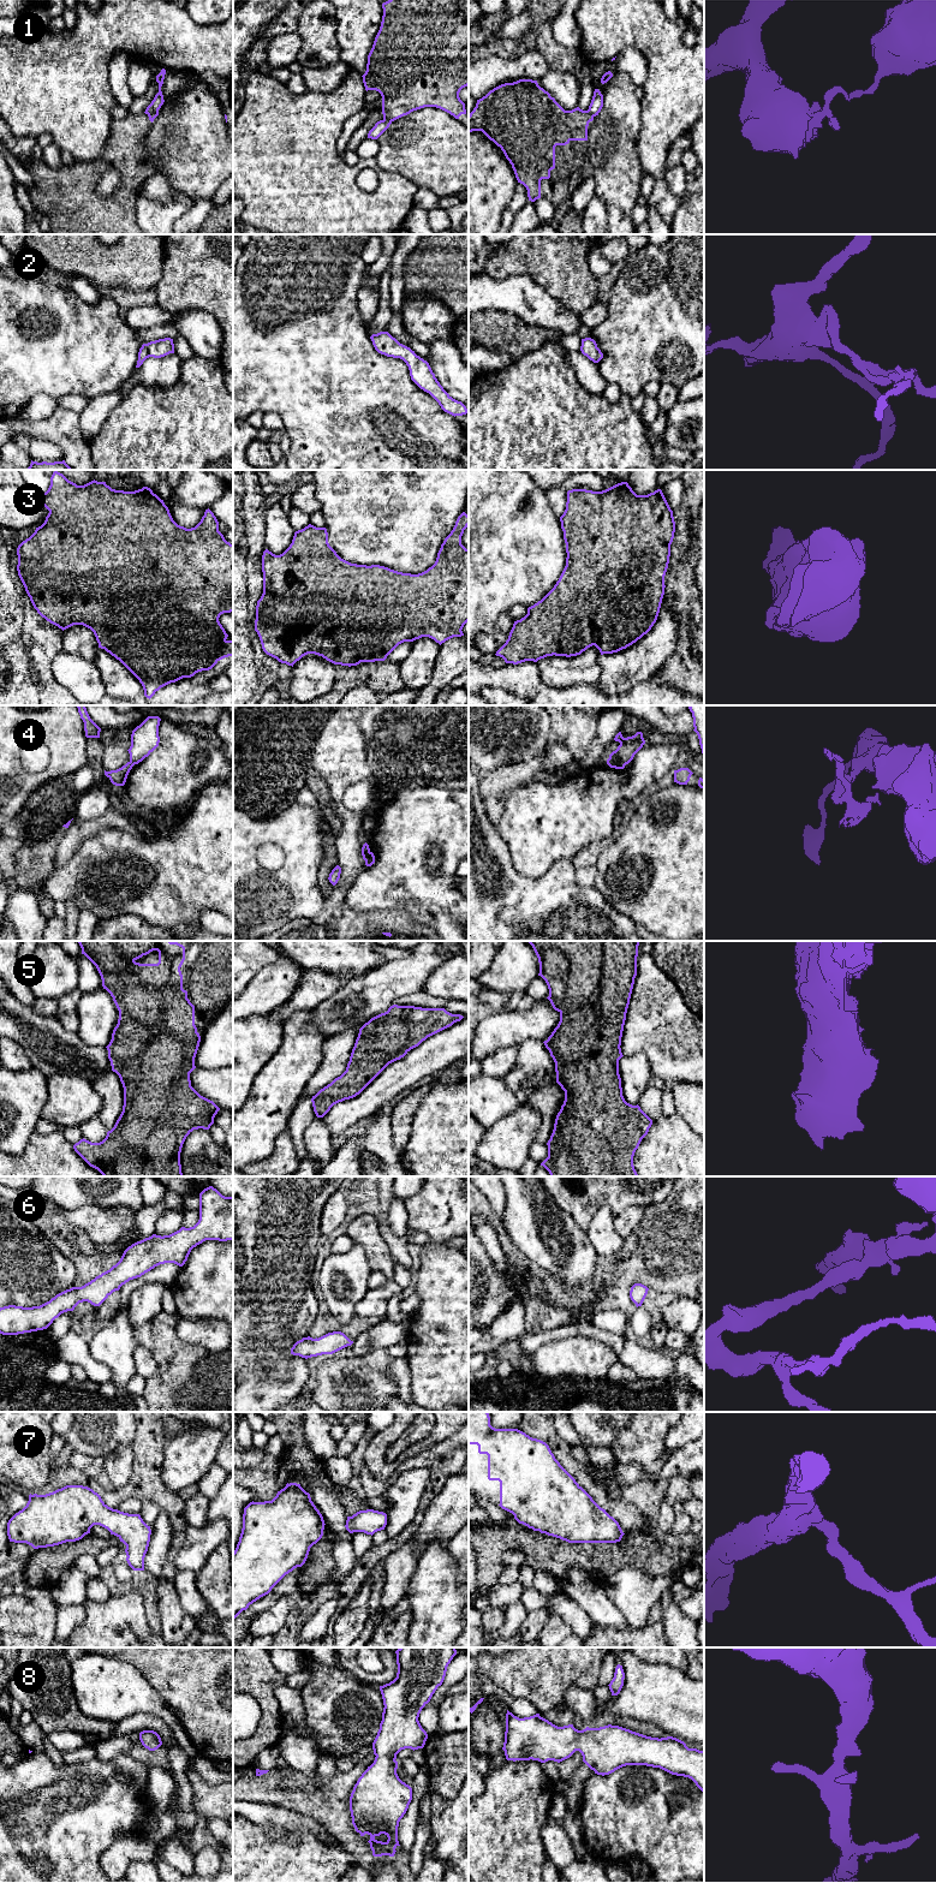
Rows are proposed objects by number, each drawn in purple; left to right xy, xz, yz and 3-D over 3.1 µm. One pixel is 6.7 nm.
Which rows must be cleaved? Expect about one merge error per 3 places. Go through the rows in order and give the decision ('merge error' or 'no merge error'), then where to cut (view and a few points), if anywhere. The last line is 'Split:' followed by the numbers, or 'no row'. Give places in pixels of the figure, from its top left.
1: merge error | xz (383, 119), (391, 121)
2: no merge error | no cut
3: no merge error | no cut
4: merge error | yz (609, 757), (625, 764)
5: no merge error | no cut
6: no merge error | no cut
7: no merge error | no cut
8: no merge error | no cut
Split: 1, 4

